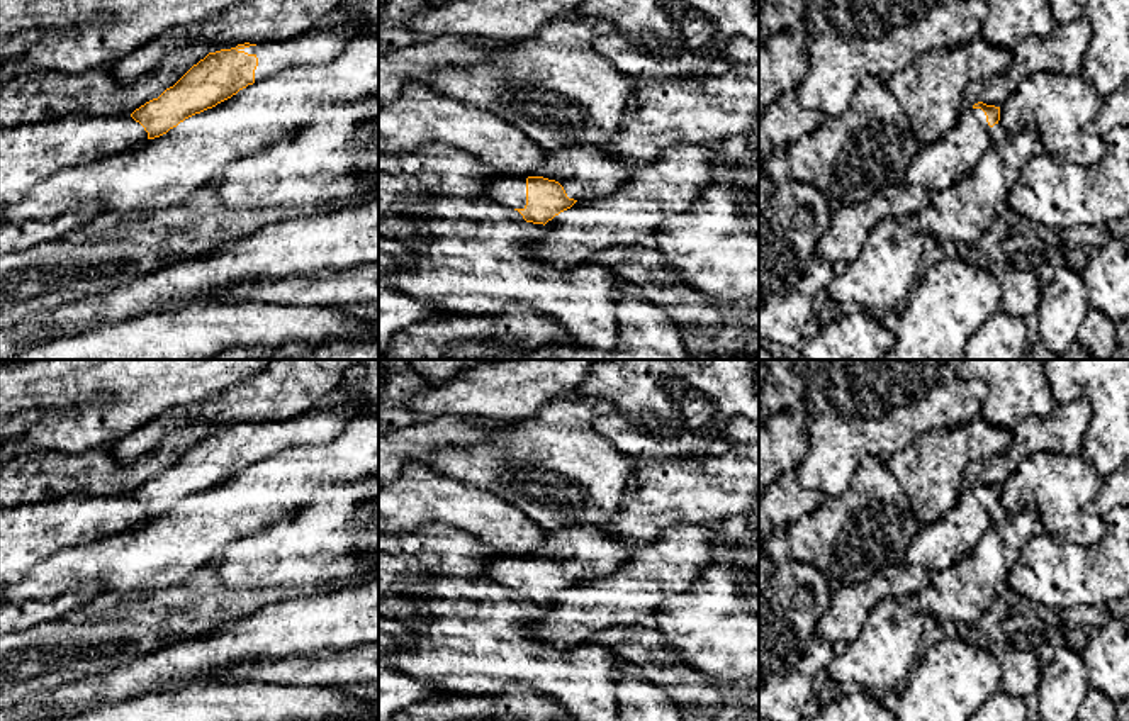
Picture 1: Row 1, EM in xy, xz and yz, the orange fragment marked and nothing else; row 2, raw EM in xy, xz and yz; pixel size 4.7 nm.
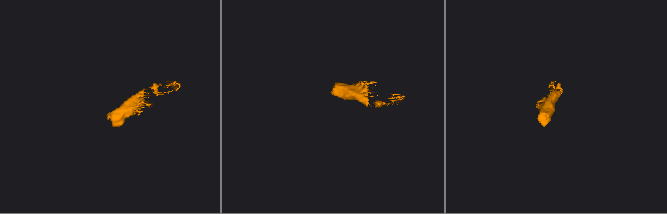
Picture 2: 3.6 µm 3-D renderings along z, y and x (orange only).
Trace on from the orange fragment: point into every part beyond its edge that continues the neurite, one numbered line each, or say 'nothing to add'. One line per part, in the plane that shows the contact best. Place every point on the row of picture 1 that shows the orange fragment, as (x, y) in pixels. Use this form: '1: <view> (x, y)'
1: xy (320, 46)
2: xz (510, 190)

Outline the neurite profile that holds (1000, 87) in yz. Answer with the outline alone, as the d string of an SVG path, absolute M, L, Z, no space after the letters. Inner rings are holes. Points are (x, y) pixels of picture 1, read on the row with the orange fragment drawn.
M1078 19L1058 24L1048 37L1031 37L1015 44L1008 70L991 80L971 81L963 92L963 107L973 107L978 102L1002 107L1017 85L1037 71L1081 73L1090 42L1092 25Z

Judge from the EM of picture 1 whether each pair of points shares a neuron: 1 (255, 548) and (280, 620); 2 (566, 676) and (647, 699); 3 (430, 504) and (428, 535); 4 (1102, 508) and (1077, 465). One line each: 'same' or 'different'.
1: different
2: different
3: different
4: different

